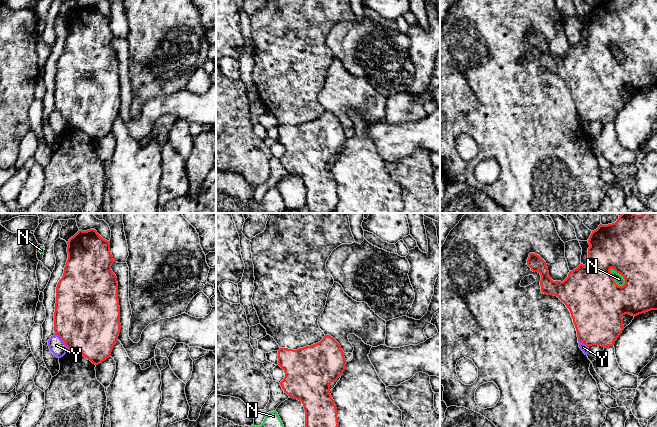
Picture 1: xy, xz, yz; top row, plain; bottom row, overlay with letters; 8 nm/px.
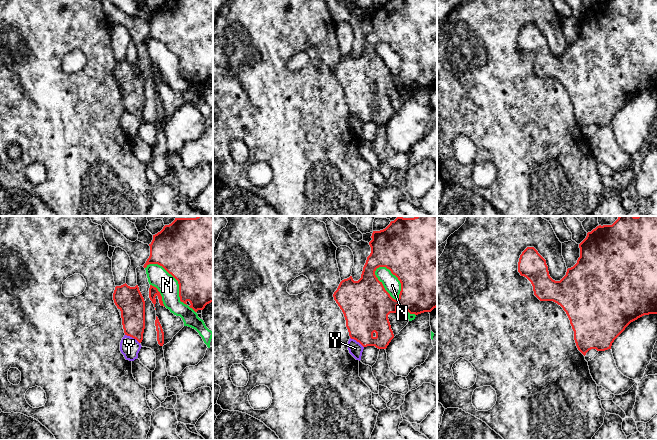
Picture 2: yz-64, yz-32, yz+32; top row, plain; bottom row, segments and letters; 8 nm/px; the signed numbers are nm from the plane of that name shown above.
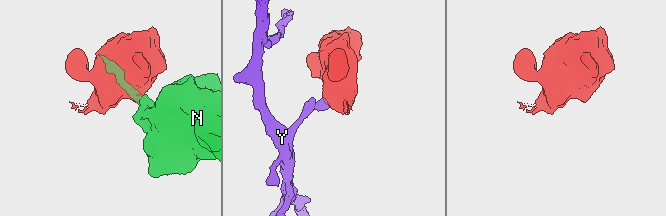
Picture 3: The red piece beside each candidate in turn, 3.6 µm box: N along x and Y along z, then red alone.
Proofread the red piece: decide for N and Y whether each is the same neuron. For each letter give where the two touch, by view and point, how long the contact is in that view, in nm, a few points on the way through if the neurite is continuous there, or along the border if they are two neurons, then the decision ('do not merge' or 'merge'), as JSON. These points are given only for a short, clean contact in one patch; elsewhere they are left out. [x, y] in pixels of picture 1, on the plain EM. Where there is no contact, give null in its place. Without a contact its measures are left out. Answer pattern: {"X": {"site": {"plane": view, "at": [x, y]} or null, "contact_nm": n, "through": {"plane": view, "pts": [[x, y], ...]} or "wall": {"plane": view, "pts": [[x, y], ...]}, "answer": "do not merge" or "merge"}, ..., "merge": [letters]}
{"N": {"site": {"plane": "yz", "at": [612, 54]}, "contact_nm": 190, "answer": "do not merge"}, "Y": {"site": {"plane": "xy", "at": [63, 116]}, "contact_nm": 170, "wall": {"plane": "xy", "pts": [[55, 109], [68, 125]]}, "answer": "do not merge"}, "merge": []}

